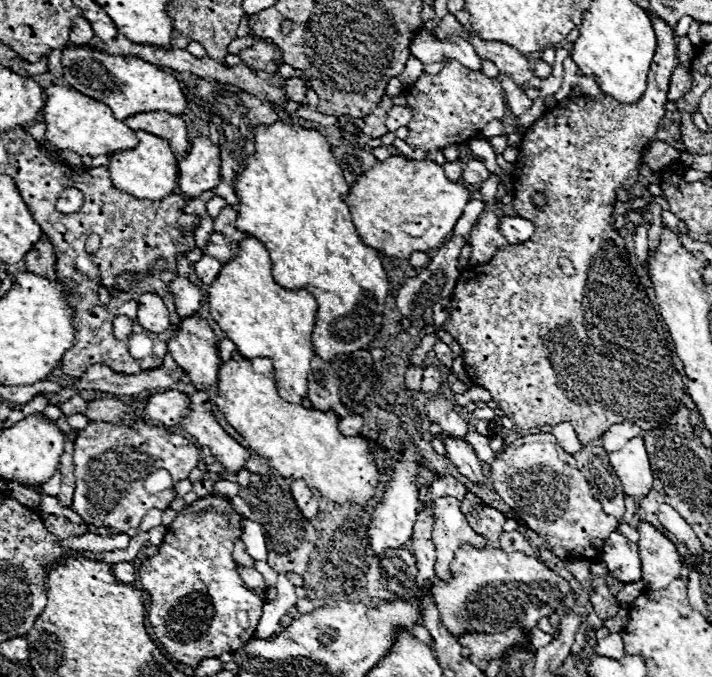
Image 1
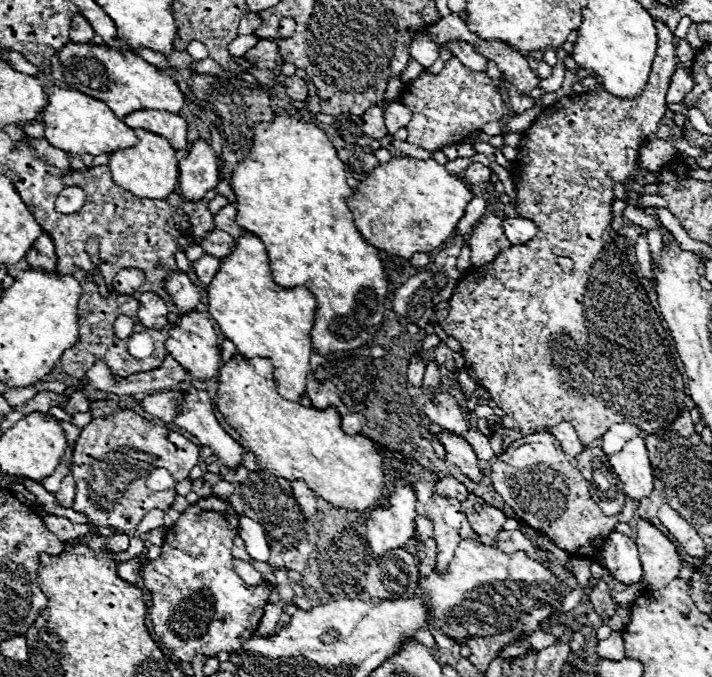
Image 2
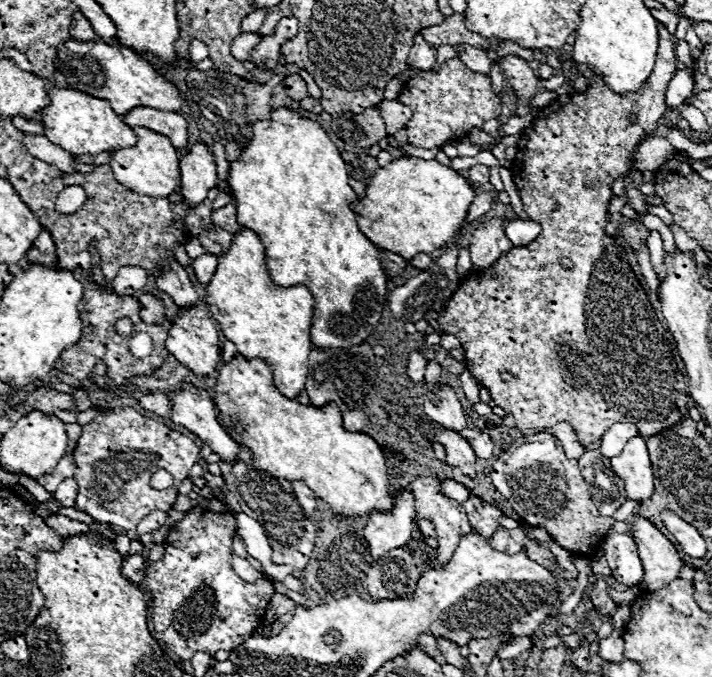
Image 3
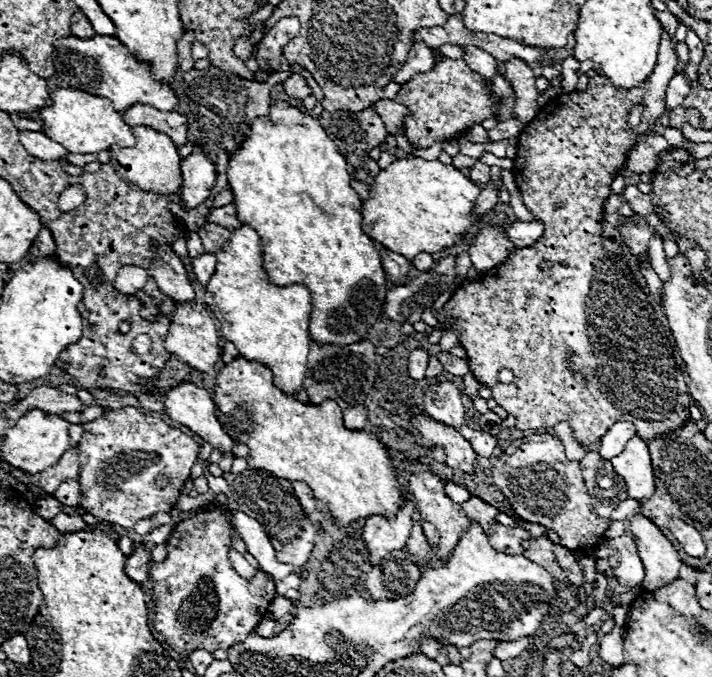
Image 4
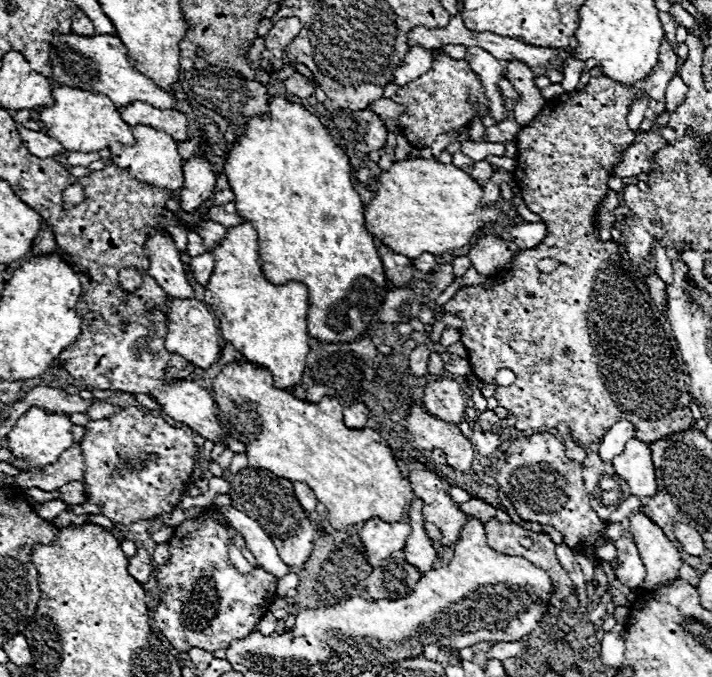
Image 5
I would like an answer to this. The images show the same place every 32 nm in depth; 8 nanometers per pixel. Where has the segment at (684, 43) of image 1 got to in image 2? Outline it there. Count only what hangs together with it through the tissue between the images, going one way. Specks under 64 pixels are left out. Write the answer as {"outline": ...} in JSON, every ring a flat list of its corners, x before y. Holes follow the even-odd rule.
{"outline":[[678,40,678,42,676,42,676,56,678,57,678,60,686,66,686,68,690,68,692,62,694,62,692,48,690,48,690,44,688,44,686,40]]}

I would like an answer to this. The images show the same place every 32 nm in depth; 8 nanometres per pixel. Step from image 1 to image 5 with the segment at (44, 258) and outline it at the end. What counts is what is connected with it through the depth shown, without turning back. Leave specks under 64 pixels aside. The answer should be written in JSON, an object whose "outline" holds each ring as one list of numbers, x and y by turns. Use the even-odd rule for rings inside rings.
{"outline":[[42,220,42,232,38,234,38,238,33,241,31,253,34,256,42,256,42,254,50,254,56,250,56,240,54,240,54,232,52,228,48,228,48,224]]}

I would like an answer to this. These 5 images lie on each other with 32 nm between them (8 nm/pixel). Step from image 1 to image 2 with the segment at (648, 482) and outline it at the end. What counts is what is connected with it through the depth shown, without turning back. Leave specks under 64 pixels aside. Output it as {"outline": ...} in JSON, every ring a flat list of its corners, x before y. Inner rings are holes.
{"outline":[[632,438,618,454,610,456,610,464,618,478,624,482,624,492,628,498,642,500,650,496,654,490,654,476,644,438]]}

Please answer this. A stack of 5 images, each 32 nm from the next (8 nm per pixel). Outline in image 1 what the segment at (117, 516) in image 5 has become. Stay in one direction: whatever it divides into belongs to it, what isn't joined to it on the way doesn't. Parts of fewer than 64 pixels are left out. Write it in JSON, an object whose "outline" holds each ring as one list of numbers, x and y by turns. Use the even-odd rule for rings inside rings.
{"outline":[[124,416,124,424,90,422,78,432,74,442,74,478,76,492,72,510,80,514,86,524,110,526,120,532,138,528,148,510,166,510,176,498,174,488,158,494,150,494,144,488,144,480,158,468,170,472,174,484,186,480,190,470,200,462,200,450,180,434,168,432,164,426,146,424,142,418]]}

